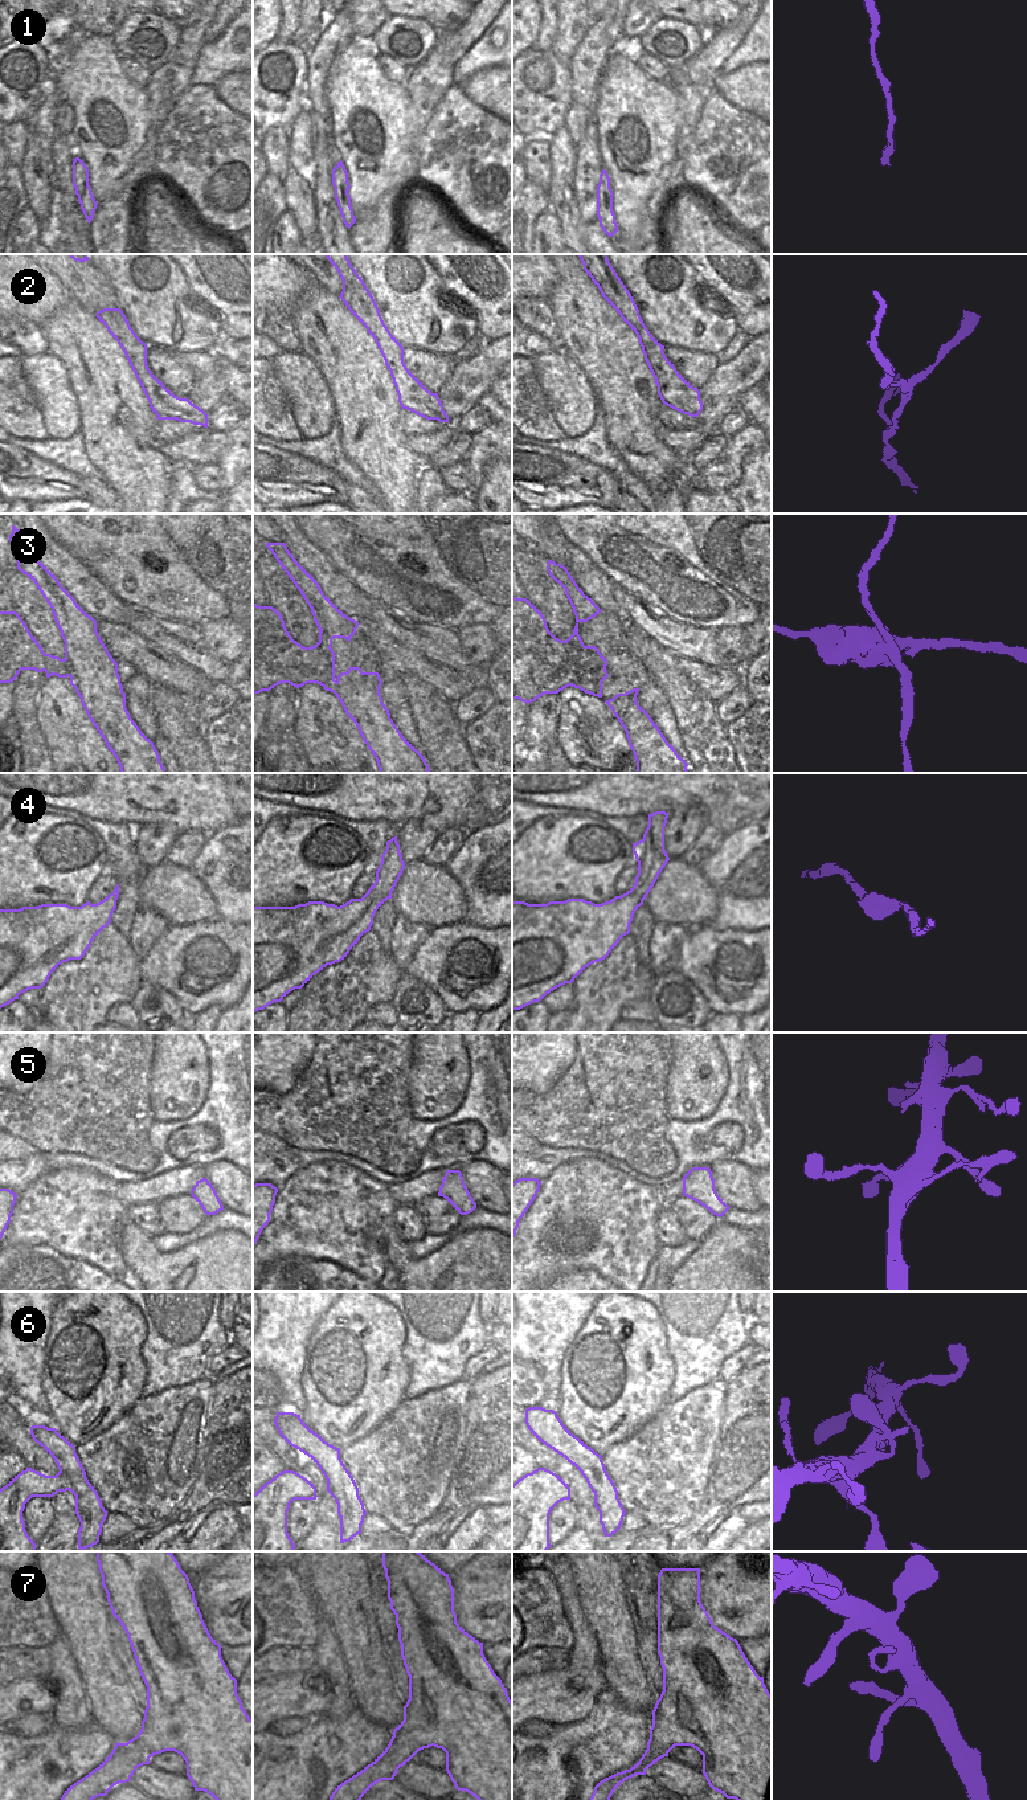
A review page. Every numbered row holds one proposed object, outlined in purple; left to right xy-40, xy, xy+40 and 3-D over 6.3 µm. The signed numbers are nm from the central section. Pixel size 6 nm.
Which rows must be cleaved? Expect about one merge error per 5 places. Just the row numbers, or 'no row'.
3

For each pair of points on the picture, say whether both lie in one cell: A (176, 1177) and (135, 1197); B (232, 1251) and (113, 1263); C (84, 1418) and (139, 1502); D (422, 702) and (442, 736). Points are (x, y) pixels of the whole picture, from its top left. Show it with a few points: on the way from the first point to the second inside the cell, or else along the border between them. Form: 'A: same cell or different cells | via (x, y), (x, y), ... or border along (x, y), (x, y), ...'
A: same cell | via (166, 1185), (146, 1193)
B: different cells | border along (121, 1231), (121, 1258), (127, 1267)
C: different cells | border along (121, 1416), (105, 1430), (76, 1447)
D: same cell | via (429, 710), (438, 728)

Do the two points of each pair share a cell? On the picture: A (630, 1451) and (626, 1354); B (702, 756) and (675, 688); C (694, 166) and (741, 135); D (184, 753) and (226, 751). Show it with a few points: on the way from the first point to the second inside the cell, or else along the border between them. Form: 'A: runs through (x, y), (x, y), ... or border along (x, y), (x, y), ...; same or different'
A: border along (655, 1416), (604, 1452); different
B: runs through (699, 739), (699, 732), (692, 725), (690, 706); same
C: runs through (706, 162), (729, 147); same
D: border along (201, 728), (201, 736), (211, 759); different

